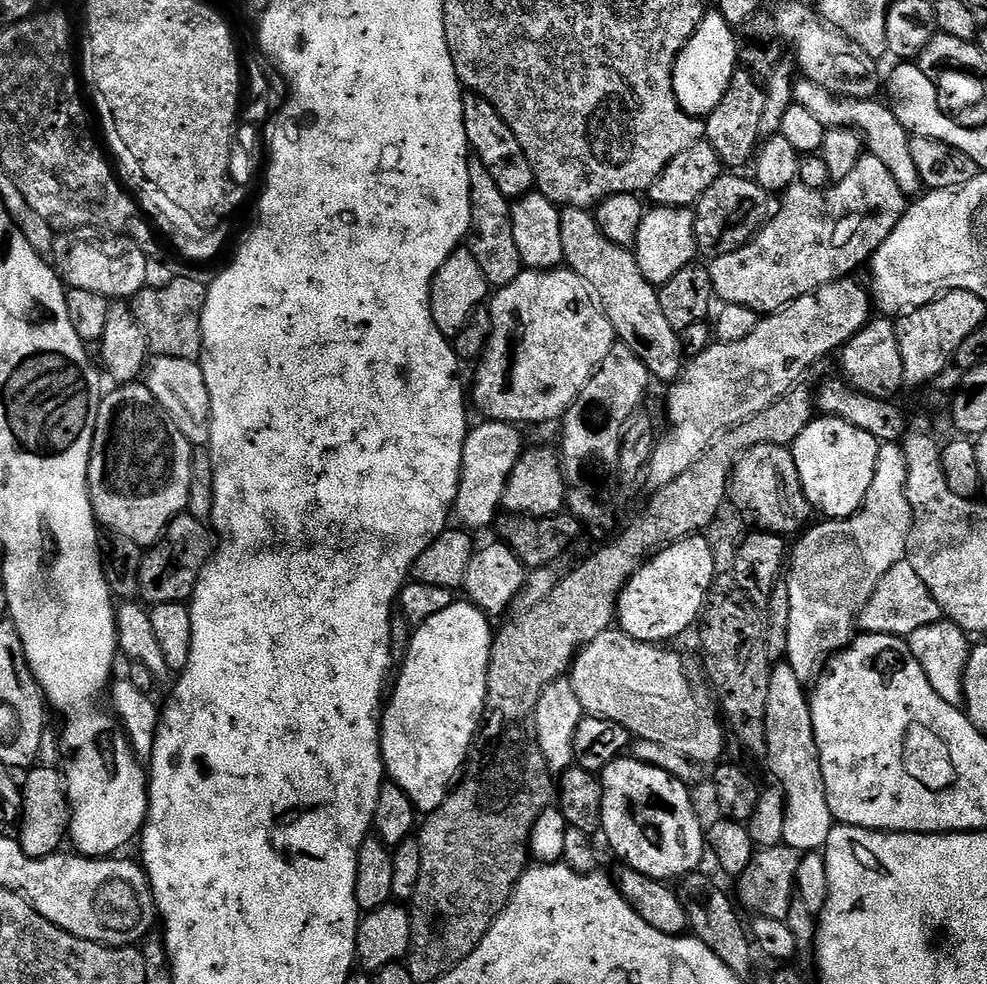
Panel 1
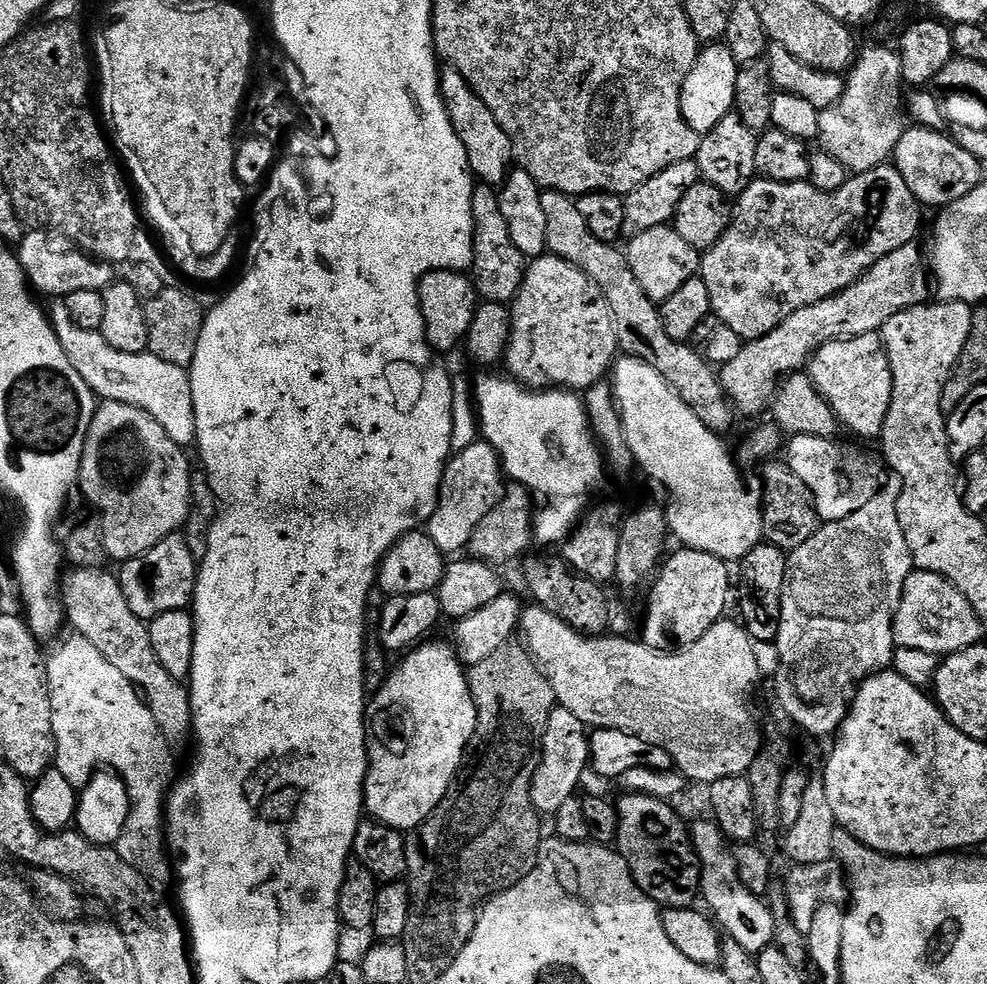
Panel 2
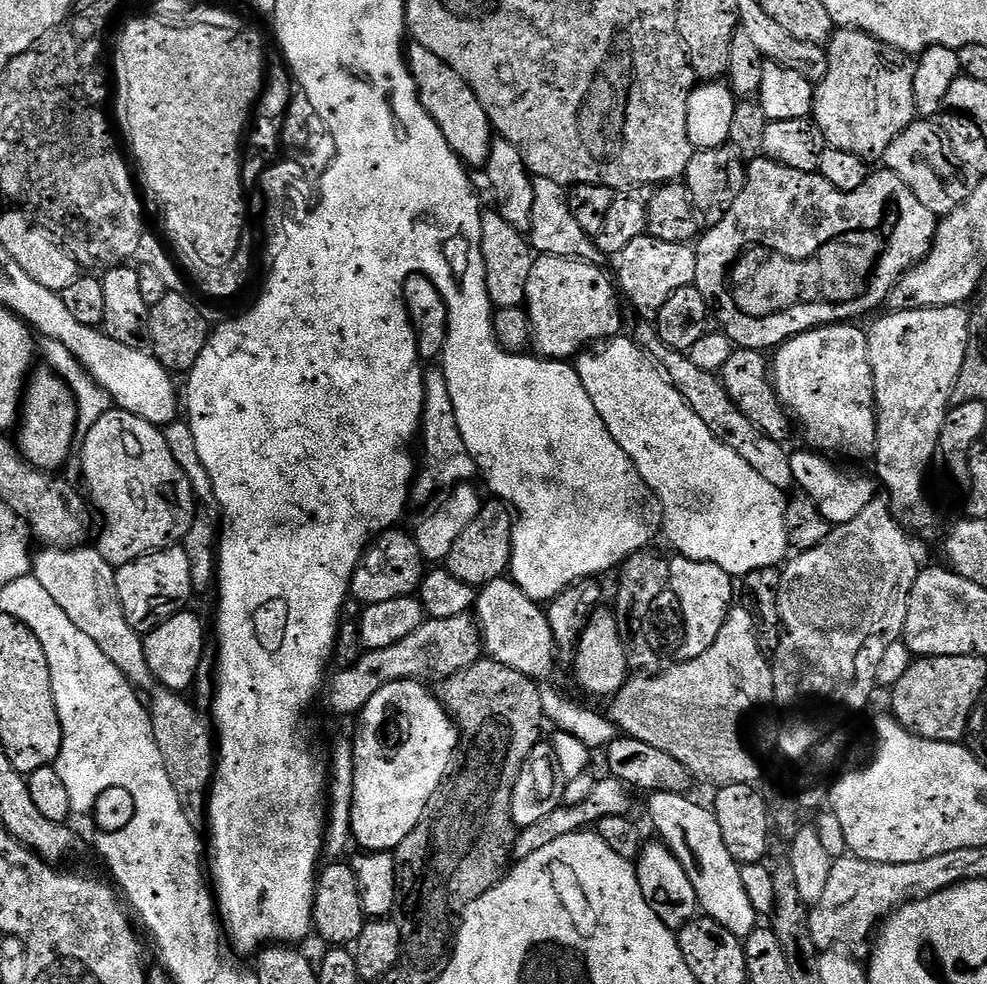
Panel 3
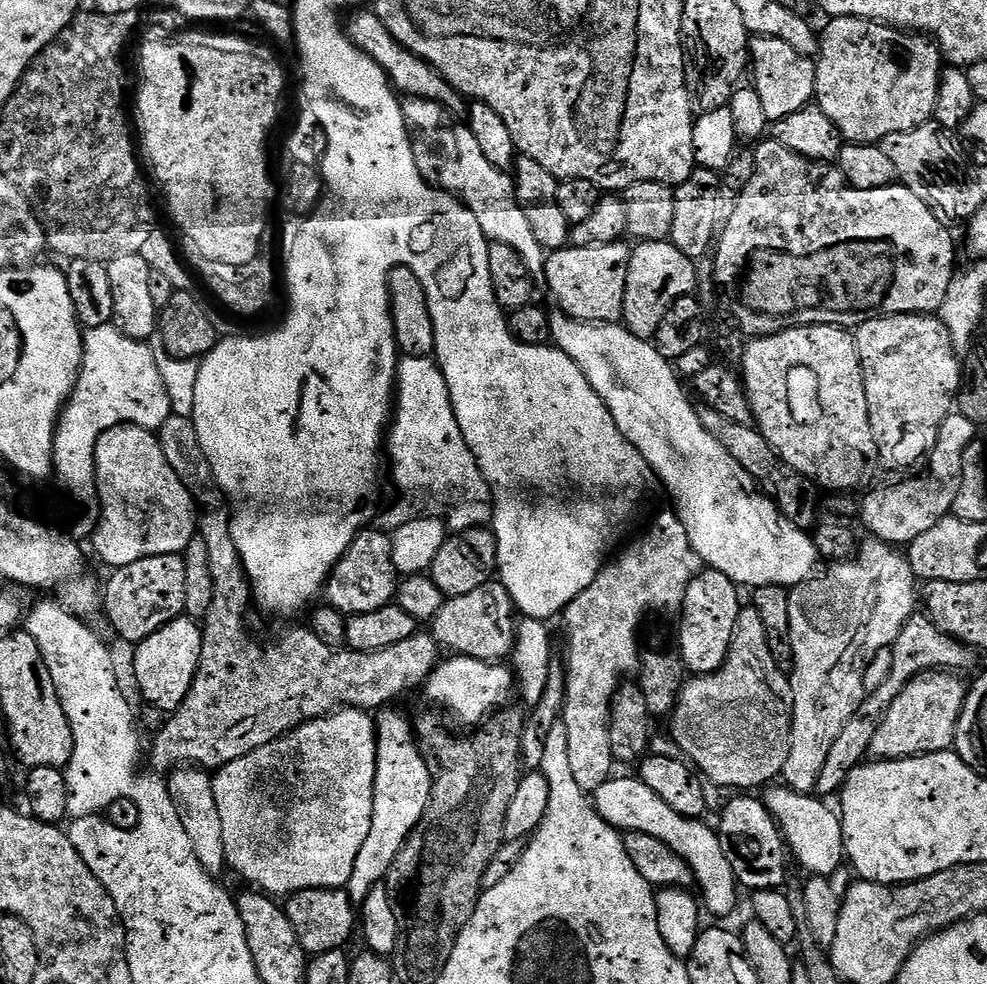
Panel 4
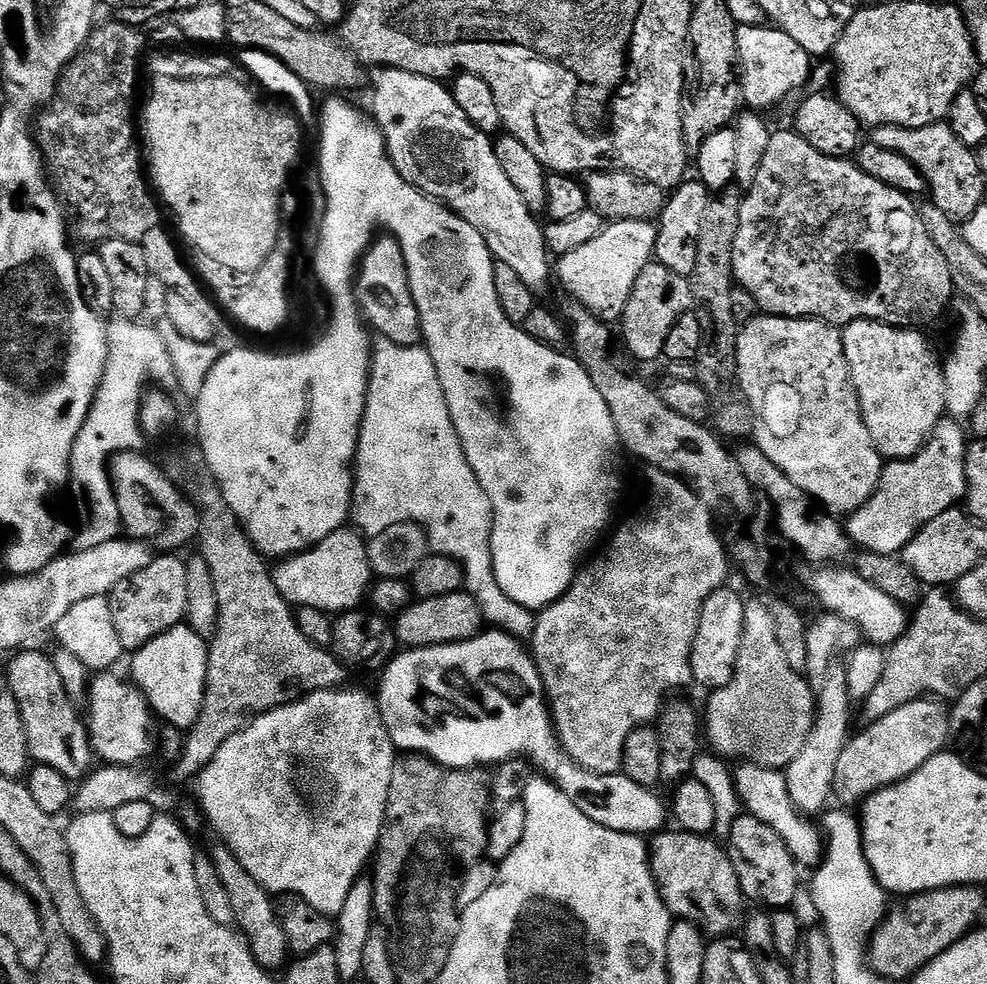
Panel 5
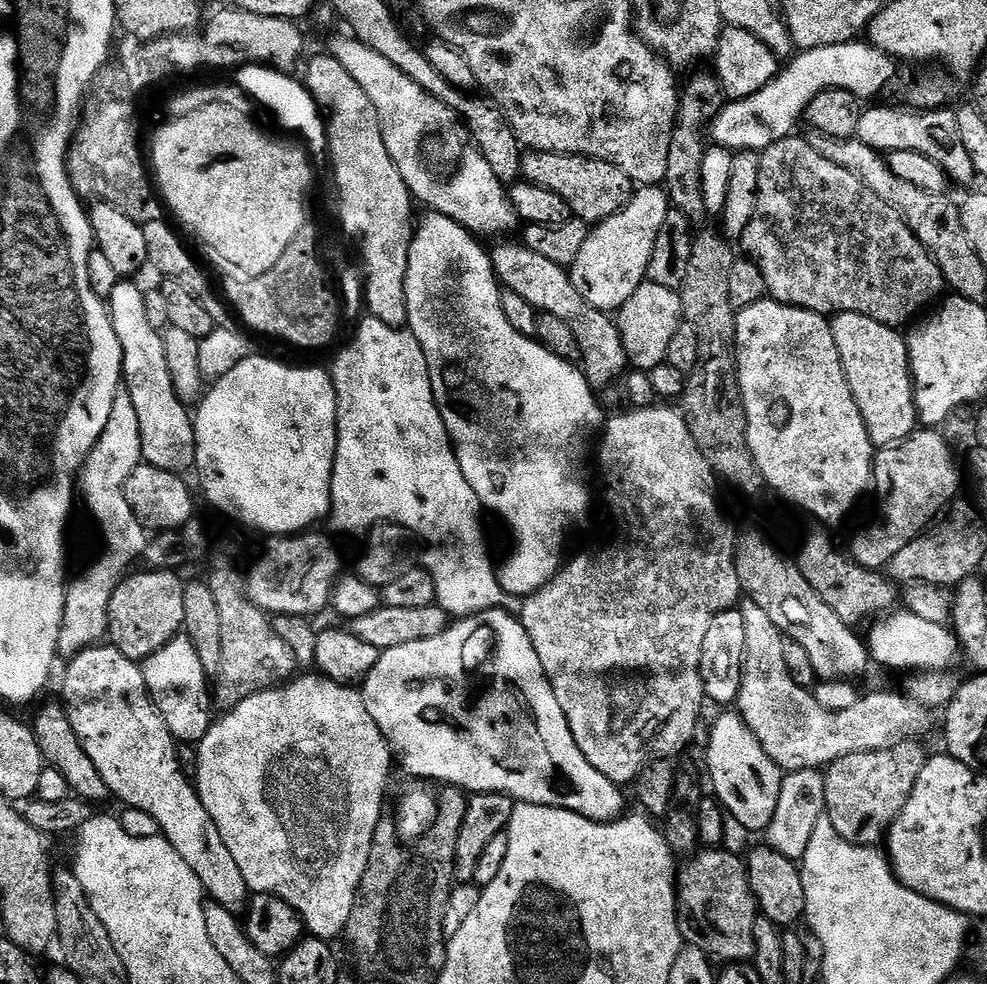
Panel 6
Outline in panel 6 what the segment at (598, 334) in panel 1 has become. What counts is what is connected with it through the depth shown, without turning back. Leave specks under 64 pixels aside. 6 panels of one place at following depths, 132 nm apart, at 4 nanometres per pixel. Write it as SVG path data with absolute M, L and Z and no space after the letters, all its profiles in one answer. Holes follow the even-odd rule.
M644 186L623 210L589 231L582 254L578 254L570 266L570 275L574 286L578 286L578 294L582 294L590 306L600 312L615 313L630 298L630 294L645 283L650 258L654 254L654 242L658 242L668 211L670 201L667 191L660 186Z

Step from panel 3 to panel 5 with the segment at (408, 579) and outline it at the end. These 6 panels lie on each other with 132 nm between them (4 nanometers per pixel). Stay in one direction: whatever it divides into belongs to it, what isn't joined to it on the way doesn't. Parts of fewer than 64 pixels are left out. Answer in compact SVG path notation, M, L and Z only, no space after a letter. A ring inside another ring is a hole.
M355 527L340 528L313 548L281 559L272 572L278 594L293 609L313 608L329 614L351 612L365 603L374 583L365 537Z

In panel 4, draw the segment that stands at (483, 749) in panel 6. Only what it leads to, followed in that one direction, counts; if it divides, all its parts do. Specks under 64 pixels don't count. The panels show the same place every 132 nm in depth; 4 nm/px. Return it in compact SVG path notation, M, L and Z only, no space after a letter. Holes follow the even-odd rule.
M457 655L448 659L452 660L444 658L437 663L422 688L422 692L425 692L434 703L441 704L436 706L445 713L448 711L450 715L457 716L462 723L476 726L511 701L508 699L514 696L514 672L507 663L475 660L469 656ZM609 778L594 794L596 813L617 830L654 834L654 838L666 842L666 846L670 846L670 850L690 866L695 887L700 887L698 896L703 907L707 911L709 908L716 916L730 915L736 908L738 883L730 859L723 852L723 842L717 829L713 825L711 828L703 824L703 819L683 816L670 810L670 806L666 806L666 802L638 778L616 779Z

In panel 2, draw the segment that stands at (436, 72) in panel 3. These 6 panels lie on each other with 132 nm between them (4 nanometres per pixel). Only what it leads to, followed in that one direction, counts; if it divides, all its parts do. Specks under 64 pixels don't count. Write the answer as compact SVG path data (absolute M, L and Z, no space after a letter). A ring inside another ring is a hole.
M450 66L445 67L440 73L440 96L444 100L448 117L458 138L462 138L462 146L466 146L466 158L473 177L482 184L503 184L514 164L512 143L506 130L498 126L494 114L486 110L486 102L482 102L482 98L474 94L466 78L462 78L462 74L458 74L458 70Z

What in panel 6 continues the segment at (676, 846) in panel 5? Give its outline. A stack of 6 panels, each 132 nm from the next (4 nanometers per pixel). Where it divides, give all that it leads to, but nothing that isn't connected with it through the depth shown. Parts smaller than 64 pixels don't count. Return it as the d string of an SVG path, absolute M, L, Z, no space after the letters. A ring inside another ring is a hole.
M720 846L700 850L679 865L676 877L676 916L680 919L680 935L693 948L700 948L713 961L751 961L756 951L754 926L758 919L755 895L748 881L748 865L739 855L725 852Z

